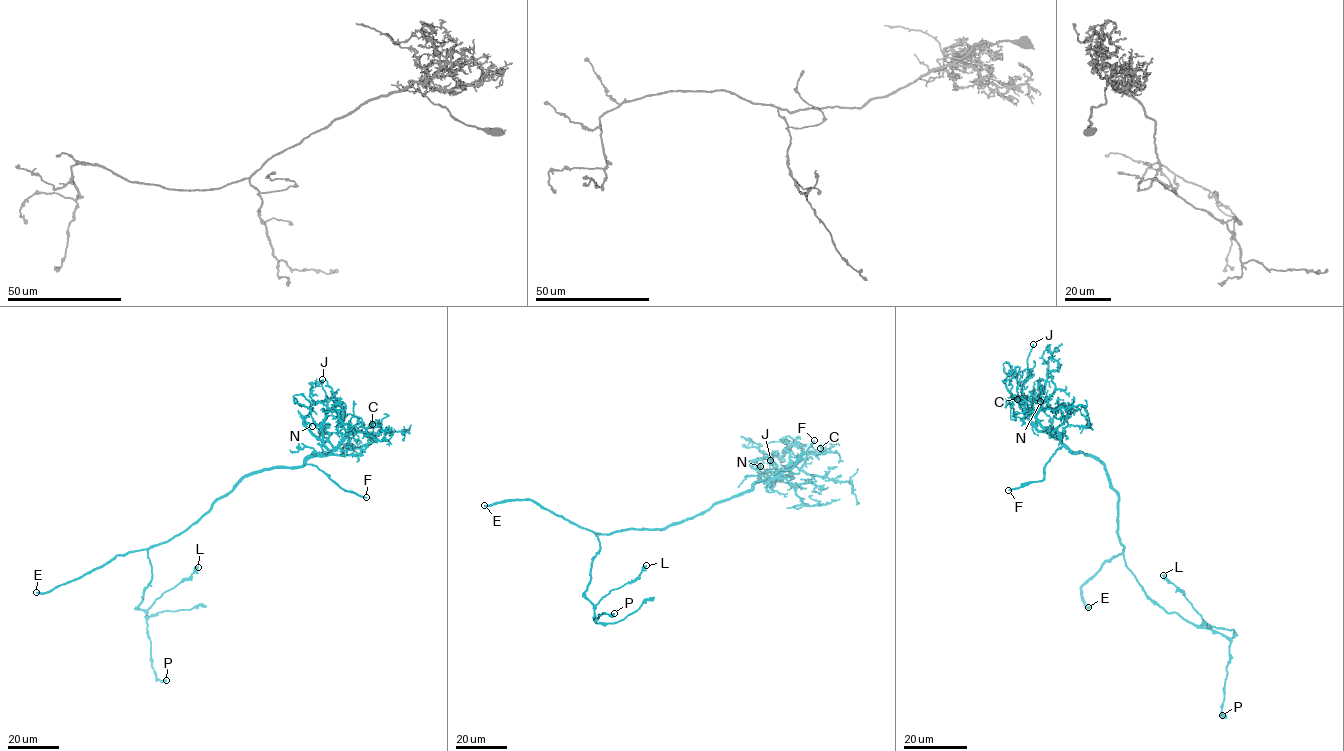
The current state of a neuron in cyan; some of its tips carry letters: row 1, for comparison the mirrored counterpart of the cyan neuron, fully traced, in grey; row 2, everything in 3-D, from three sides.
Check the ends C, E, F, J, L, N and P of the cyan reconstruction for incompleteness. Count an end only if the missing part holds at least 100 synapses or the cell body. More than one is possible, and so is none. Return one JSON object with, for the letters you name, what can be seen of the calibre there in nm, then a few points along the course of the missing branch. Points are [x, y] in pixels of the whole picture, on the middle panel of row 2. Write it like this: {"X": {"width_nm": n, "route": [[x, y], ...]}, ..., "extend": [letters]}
{"E": {"width_nm": 280}, "F": {"width_nm": 240, "route": [[814, 440], [826, 398]]}, "extend": ["E", "F"]}

